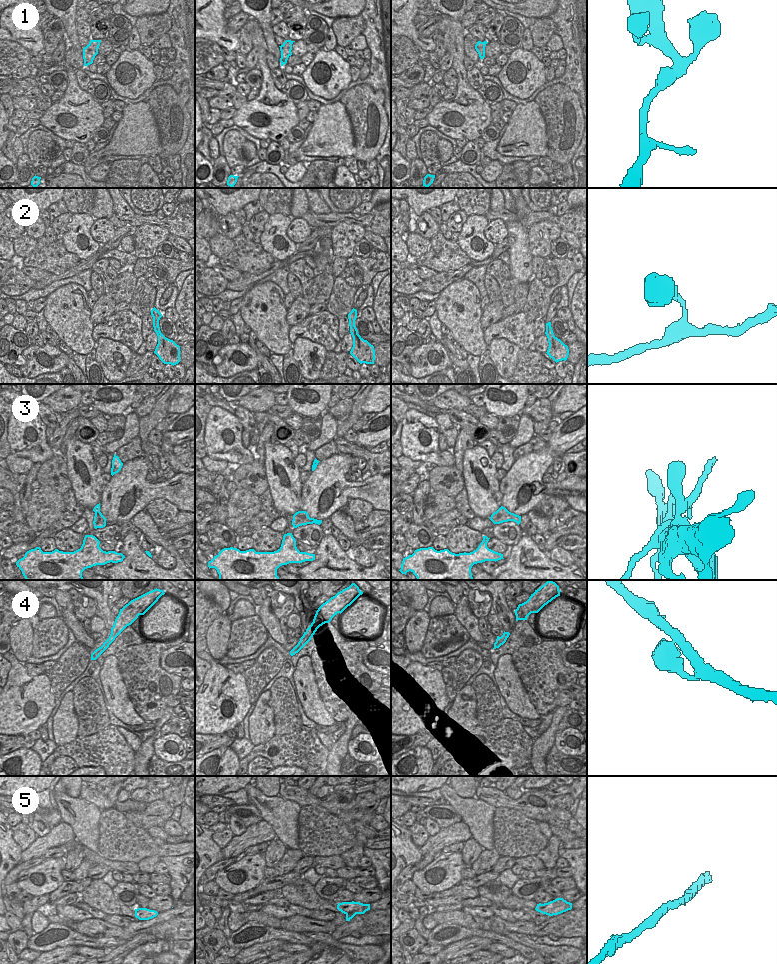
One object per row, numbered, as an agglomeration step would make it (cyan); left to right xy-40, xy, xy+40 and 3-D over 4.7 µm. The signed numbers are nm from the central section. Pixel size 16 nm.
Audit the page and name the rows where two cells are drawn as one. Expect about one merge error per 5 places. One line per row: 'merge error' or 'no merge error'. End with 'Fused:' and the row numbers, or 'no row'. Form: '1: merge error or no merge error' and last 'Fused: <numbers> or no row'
1: no merge error
2: no merge error
3: no merge error
4: no merge error
5: no merge error
Fused: no row

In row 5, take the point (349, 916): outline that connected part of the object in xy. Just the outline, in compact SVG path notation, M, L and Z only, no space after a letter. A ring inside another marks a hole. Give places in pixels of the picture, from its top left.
M342 902L338 903L337 909L346 915L346 921L350 921L356 914L364 914L370 910L370 904L360 902Z

